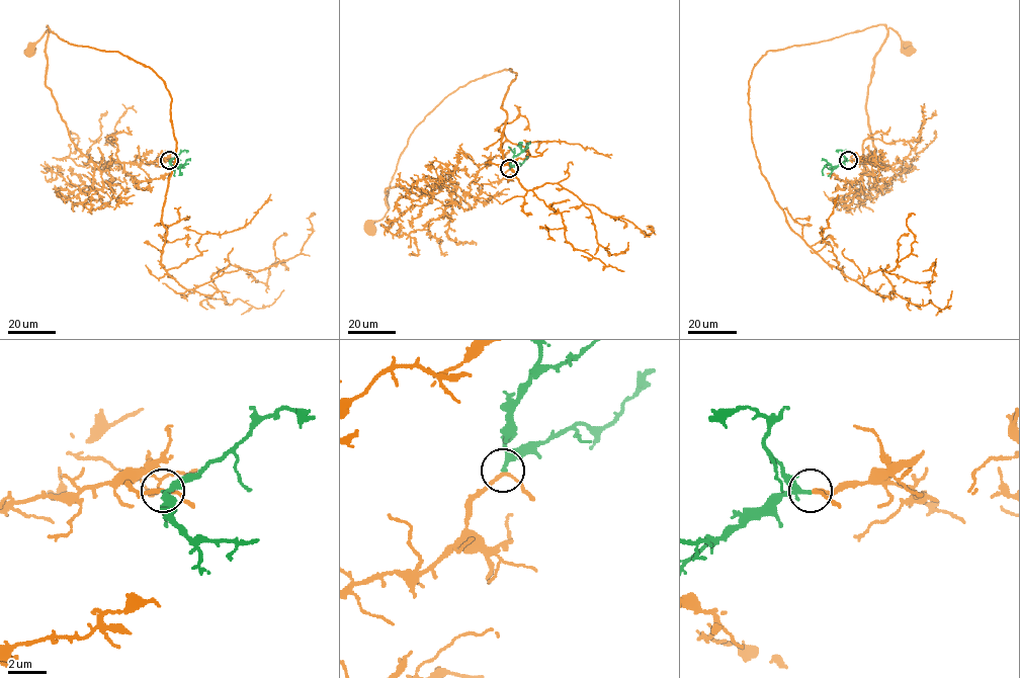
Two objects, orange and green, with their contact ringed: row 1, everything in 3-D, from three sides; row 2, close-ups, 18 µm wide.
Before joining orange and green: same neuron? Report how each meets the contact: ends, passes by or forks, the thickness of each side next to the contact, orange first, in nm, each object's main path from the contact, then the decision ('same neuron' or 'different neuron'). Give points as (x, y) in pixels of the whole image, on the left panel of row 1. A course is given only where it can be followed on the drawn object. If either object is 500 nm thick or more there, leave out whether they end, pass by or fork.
orange passes by | green passes by | 170/190 nm | orange via (169, 160), (113, 162), (101, 171), (70, 137), (46, 85), (48, 28), (28, 45), (28, 51) | green via (169, 160), (174, 167), (180, 165), (182, 174) | same neuron

